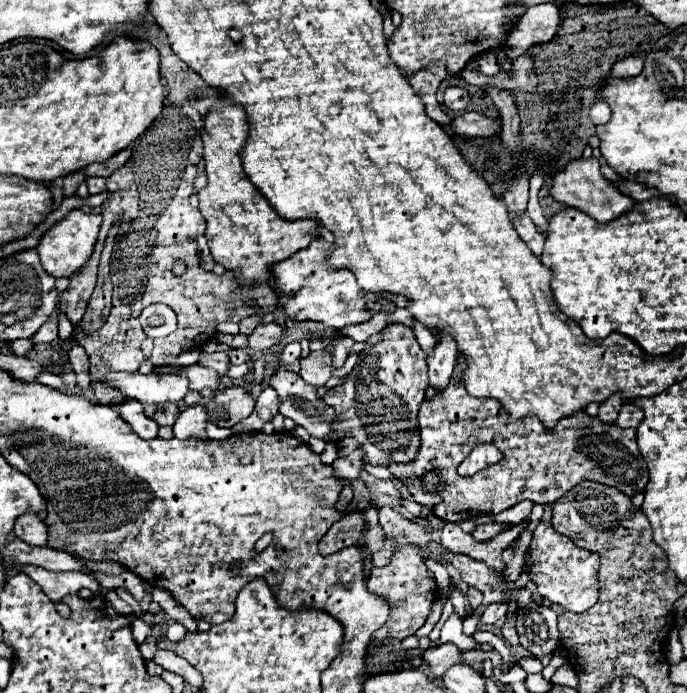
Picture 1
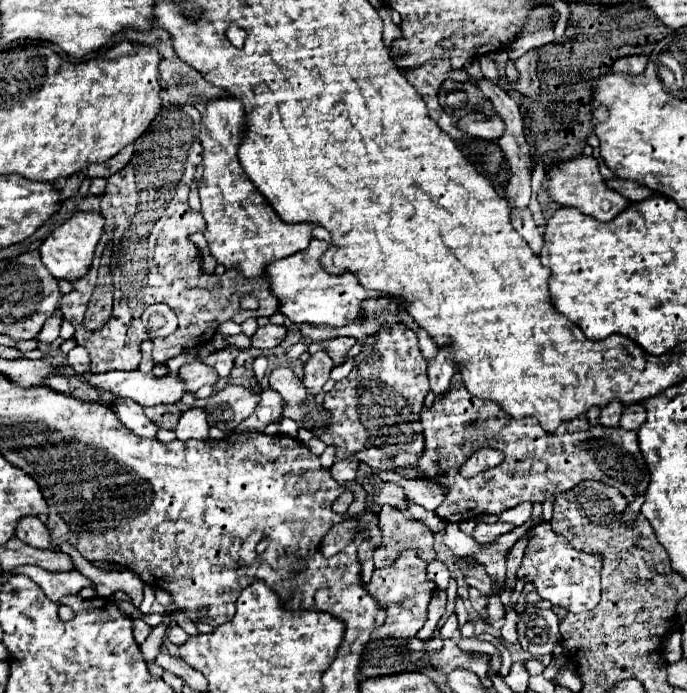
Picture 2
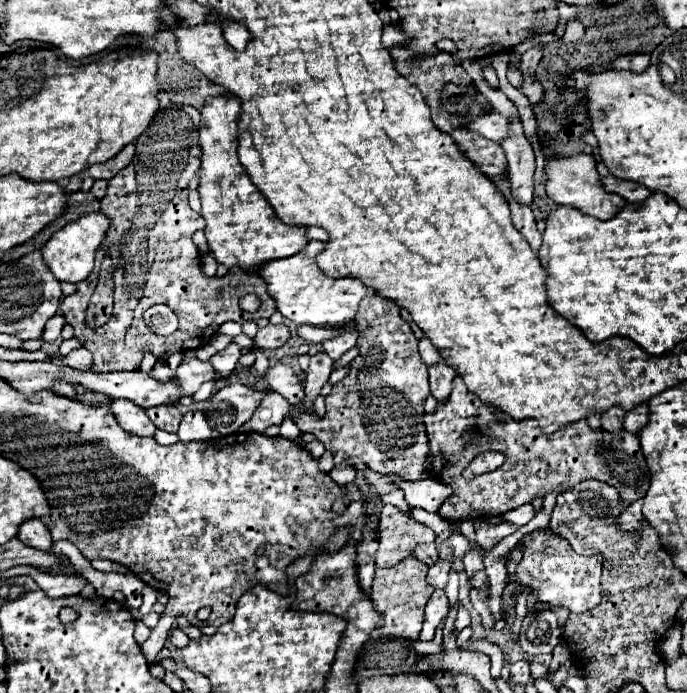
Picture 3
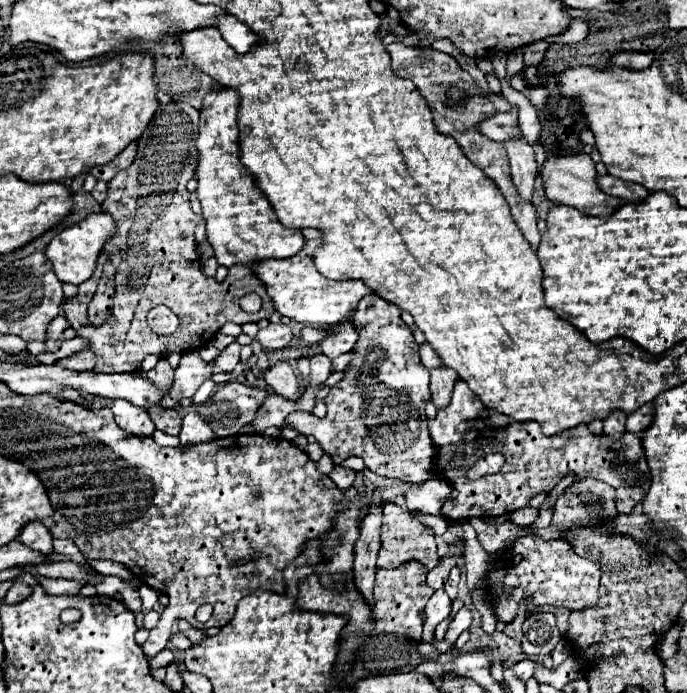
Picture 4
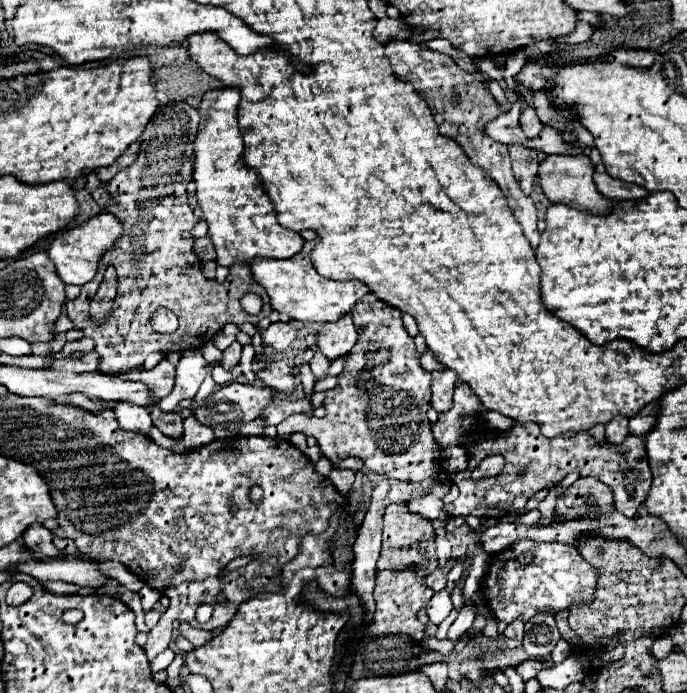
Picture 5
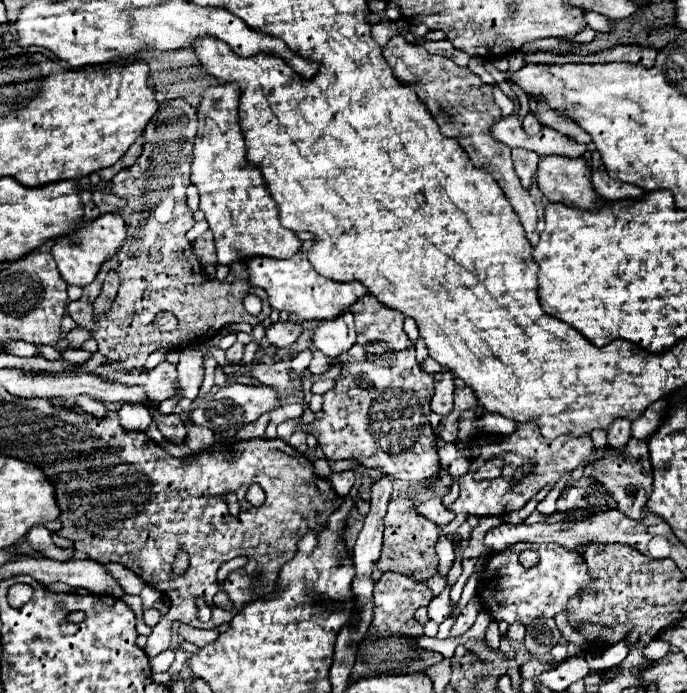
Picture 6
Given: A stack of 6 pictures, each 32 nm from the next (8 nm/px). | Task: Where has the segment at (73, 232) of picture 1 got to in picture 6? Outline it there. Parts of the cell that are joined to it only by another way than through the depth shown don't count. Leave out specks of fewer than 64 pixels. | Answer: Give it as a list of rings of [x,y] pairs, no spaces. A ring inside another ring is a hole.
[[[102,214],[100,218],[92,220],[88,226],[80,228],[80,232],[76,232],[76,238],[80,238],[80,244],[72,244],[66,236],[58,238],[56,244],[52,246],[52,256],[58,264],[58,270],[62,274],[62,278],[68,284],[76,284],[76,286],[86,286],[90,284],[98,270],[102,268],[102,264],[116,256],[118,250],[122,248],[124,240],[126,240],[126,224],[124,218],[120,214]]]

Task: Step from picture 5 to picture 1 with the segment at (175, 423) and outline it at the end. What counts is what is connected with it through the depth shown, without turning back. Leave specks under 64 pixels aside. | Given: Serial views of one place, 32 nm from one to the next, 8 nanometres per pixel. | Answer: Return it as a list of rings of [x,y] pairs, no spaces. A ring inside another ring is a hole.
[[[150,404],[150,406],[144,406],[144,414],[156,420],[158,426],[174,426],[180,410],[176,404]]]

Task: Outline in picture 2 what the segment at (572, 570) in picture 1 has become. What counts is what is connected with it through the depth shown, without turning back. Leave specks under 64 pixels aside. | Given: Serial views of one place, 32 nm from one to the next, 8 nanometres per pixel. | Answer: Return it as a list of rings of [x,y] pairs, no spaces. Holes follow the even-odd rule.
[[[544,522],[528,536],[528,546],[522,566],[518,568],[518,578],[526,578],[526,582],[534,584],[542,600],[548,600],[576,614],[586,612],[600,602],[600,568],[602,560],[598,554],[576,552],[564,536],[552,532],[550,524]]]

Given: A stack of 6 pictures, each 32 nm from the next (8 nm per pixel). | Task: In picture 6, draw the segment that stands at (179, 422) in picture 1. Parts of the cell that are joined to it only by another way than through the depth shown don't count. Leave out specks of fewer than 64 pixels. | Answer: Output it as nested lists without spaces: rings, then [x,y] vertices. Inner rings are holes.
[[[186,424],[186,430],[188,430],[186,446],[190,450],[194,450],[196,454],[214,444],[214,432],[212,430],[202,428],[202,426],[194,426],[194,424]]]

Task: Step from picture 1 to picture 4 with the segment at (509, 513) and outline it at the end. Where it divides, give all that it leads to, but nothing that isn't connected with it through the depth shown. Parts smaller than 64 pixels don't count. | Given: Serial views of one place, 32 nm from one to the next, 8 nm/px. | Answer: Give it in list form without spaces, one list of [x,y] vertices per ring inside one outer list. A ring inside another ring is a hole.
[[[526,506],[508,514],[510,520],[518,526],[528,526],[535,520],[535,508]]]

